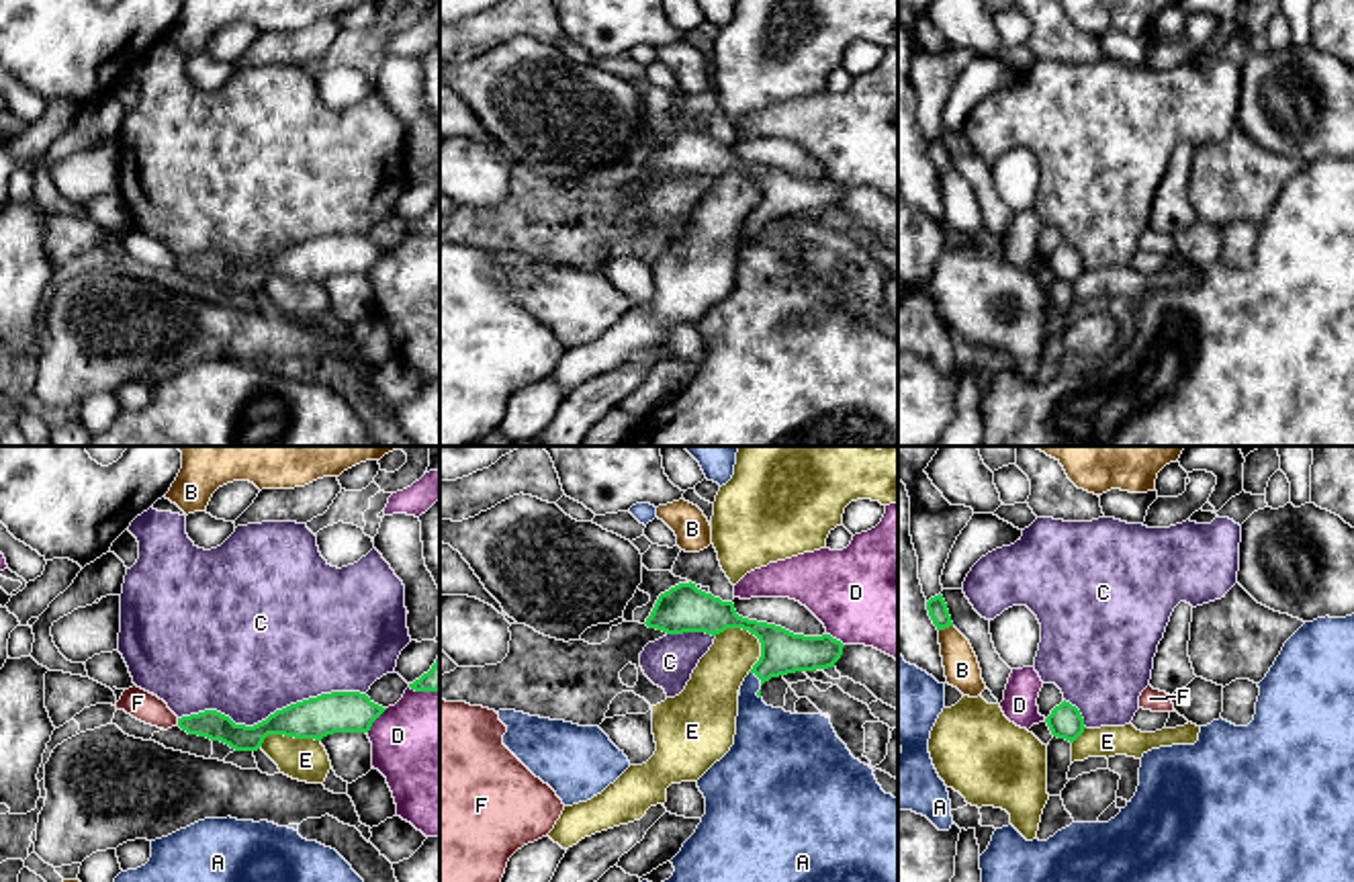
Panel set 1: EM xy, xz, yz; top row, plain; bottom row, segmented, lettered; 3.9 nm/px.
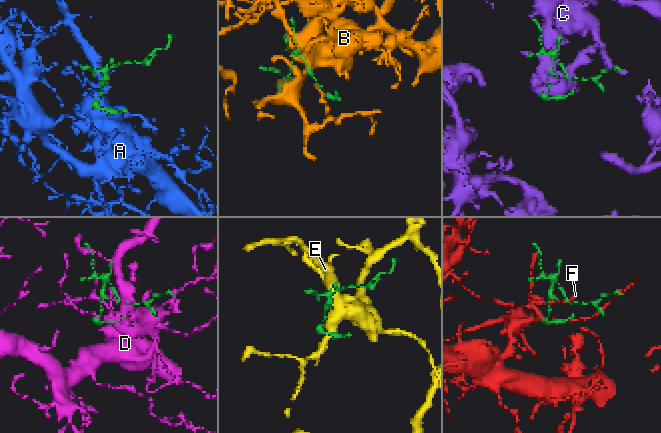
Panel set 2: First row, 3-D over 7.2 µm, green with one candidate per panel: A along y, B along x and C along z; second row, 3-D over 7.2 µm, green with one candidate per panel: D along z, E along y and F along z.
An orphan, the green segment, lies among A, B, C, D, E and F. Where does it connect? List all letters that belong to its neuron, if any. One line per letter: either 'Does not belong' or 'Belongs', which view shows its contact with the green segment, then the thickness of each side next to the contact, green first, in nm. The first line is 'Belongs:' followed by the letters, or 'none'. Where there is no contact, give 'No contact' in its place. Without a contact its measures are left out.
Belongs: A
A: Belongs. Touches green in xz. Thickness 170 nm (green) against 240 nm
B: Does not belong. Touches green in yz. Thickness 80 nm (green) against 140 nm
C: Does not belong. Touches green in xy. Thickness 160 nm (green) against 480 nm
D: Does not belong. Touches green in xy. Thickness 160 nm (green) against 440 nm
E: Does not belong. Touches green in xz. Thickness 190 nm (green) against 200 nm
F: Does not belong. Touches green in xy. Thickness 120 nm (green) against 120 nm

